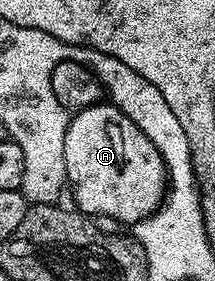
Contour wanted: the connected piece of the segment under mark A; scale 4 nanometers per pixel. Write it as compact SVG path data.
M110 102L94 104L85 110L74 113L74 115L70 117L70 124L65 134L64 156L65 170L67 171L66 183L69 185L69 192L71 190L72 194L75 195L74 207L88 217L100 218L99 216L108 216L111 220L120 220L121 223L127 224L127 226L134 226L139 220L144 220L147 216L152 216L152 214L164 203L169 187L167 183L167 167L163 164L163 159L157 150L157 146L153 146L153 142L149 142L149 138L145 138L143 131L139 129L122 110L116 108L115 105Z

